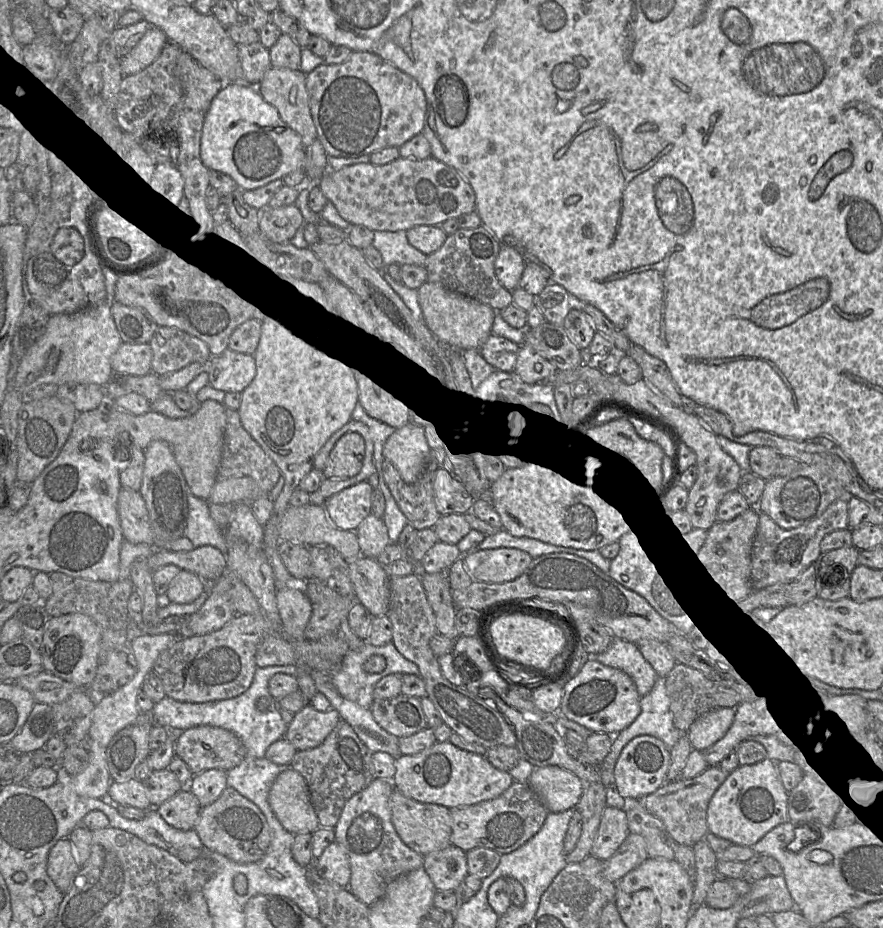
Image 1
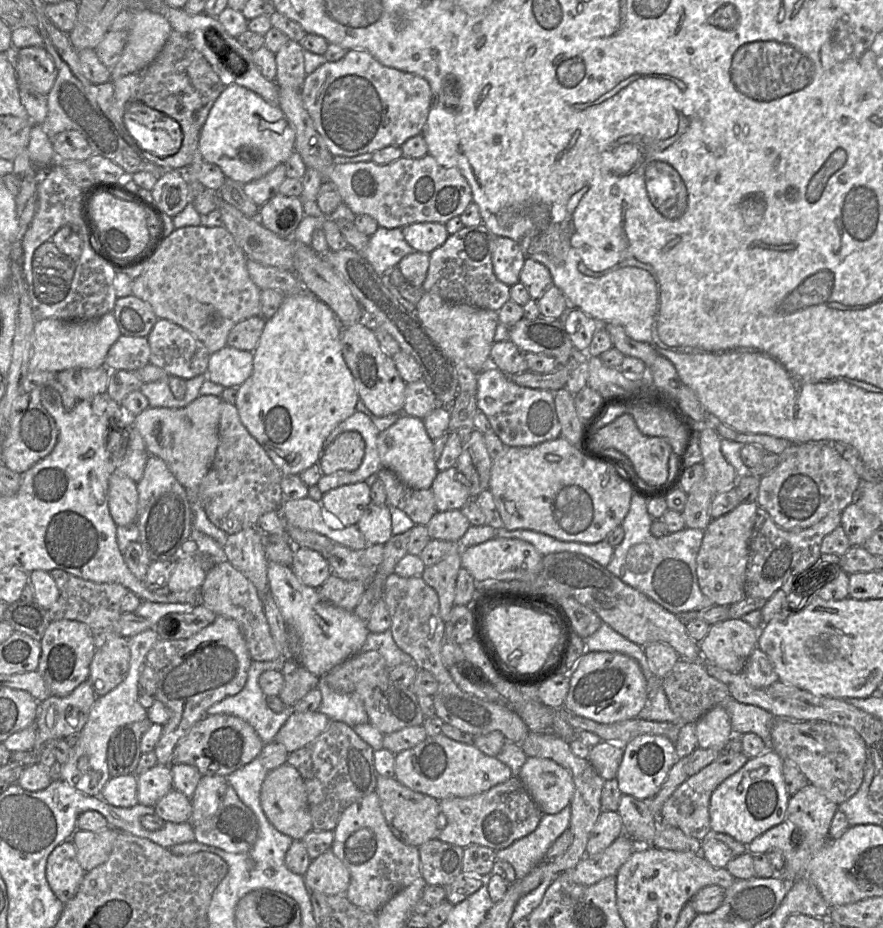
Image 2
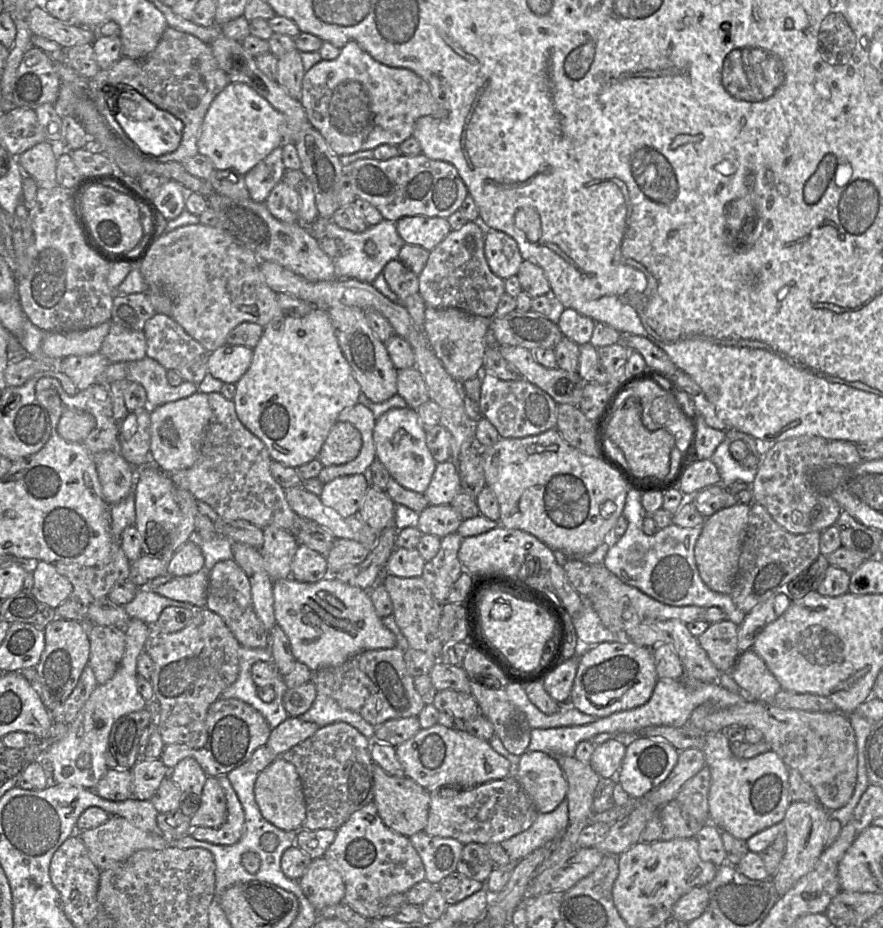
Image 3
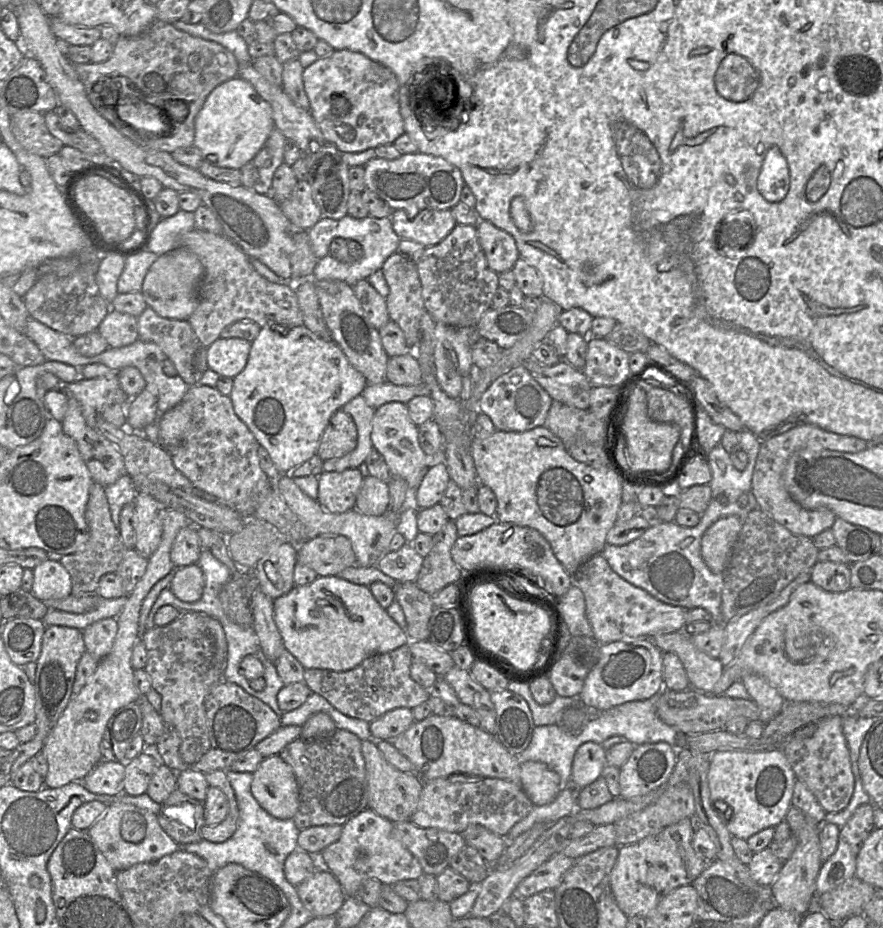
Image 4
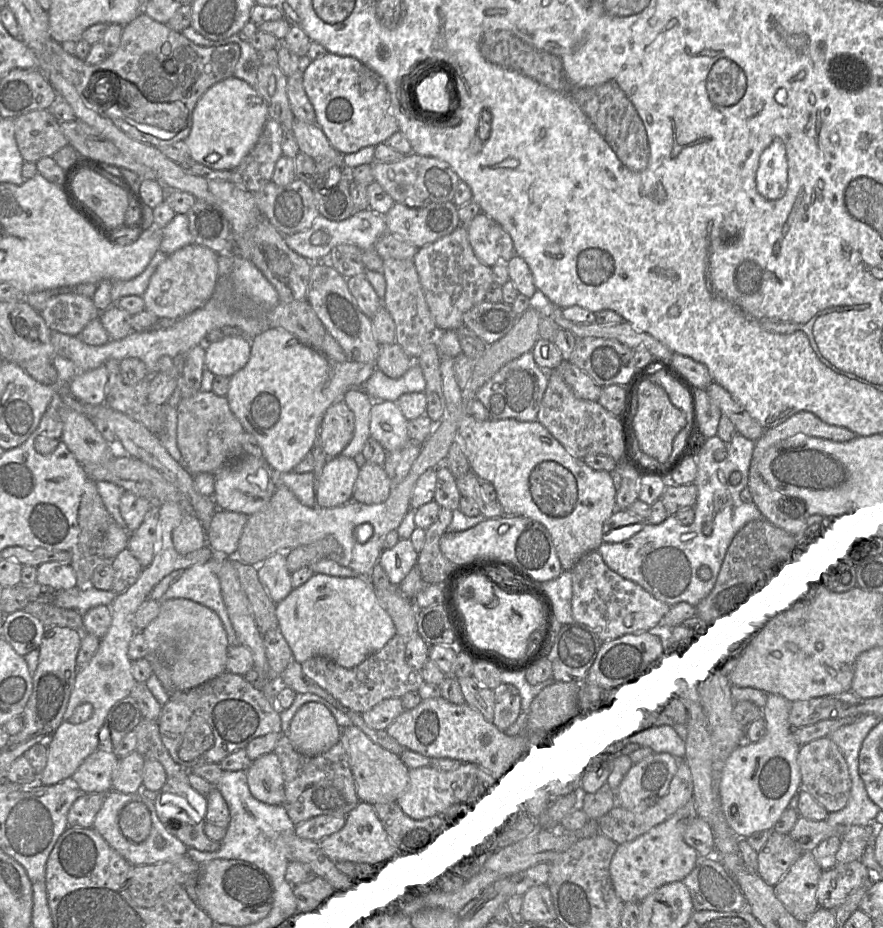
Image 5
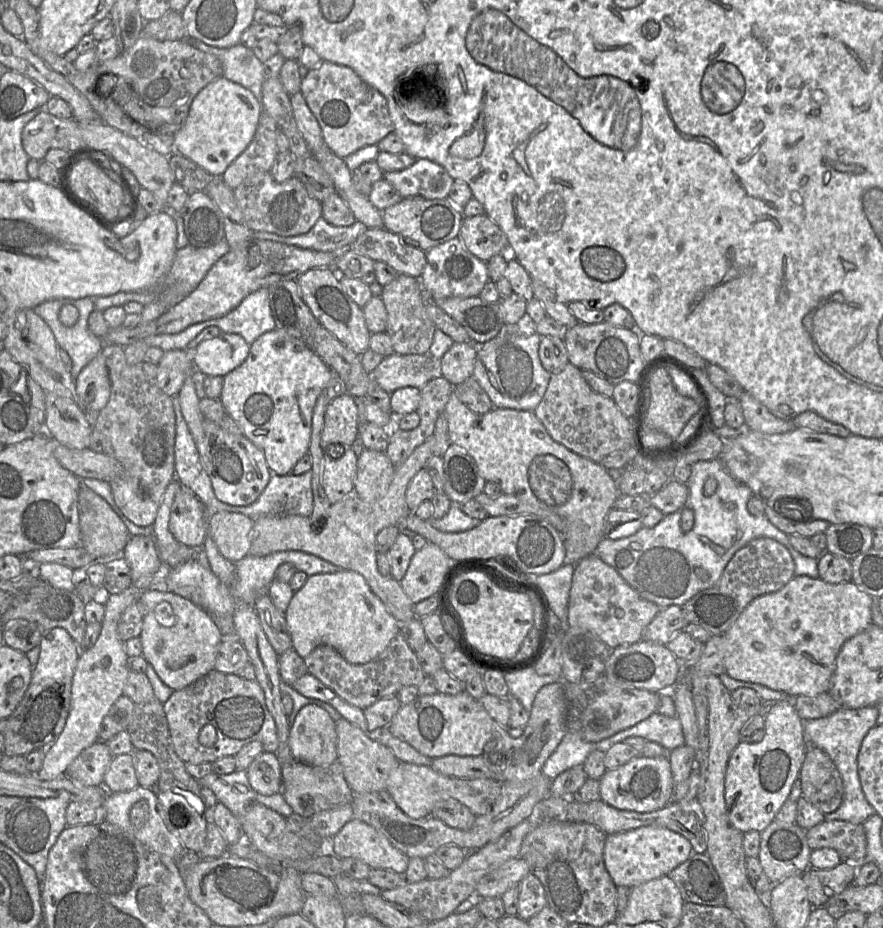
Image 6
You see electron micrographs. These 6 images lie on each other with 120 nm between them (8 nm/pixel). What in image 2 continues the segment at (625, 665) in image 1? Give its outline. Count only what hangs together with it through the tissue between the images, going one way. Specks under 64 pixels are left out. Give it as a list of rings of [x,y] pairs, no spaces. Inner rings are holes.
[[[602,623],[599,629],[591,636],[585,639],[586,651],[606,651],[606,652],[618,652],[627,656],[630,656],[637,660],[642,673],[648,684],[649,697],[651,693],[662,687],[662,679],[659,678],[650,668],[647,657],[644,654],[642,646],[628,640],[620,633],[611,628],[608,624]]]

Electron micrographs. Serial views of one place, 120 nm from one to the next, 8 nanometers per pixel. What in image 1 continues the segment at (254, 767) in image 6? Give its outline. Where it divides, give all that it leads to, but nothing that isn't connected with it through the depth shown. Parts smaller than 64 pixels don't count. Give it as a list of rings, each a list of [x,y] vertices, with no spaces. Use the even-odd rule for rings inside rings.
[[[292,767],[277,776],[268,801],[281,825],[290,833],[313,833],[320,827],[309,787],[304,777]]]

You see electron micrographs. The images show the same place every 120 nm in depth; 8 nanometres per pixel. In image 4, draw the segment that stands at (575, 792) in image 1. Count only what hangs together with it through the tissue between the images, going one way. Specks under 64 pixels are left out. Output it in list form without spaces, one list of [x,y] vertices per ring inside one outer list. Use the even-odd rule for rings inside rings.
[[[537,761],[521,763],[519,784],[534,806],[551,803],[561,791],[559,774]]]

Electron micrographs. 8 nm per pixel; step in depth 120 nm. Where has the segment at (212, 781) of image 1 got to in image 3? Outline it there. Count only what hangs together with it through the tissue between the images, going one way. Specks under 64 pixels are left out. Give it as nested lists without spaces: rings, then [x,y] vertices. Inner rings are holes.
[[[208,777],[201,794],[200,807],[192,816],[191,828],[219,828],[227,819],[227,801],[217,778]]]

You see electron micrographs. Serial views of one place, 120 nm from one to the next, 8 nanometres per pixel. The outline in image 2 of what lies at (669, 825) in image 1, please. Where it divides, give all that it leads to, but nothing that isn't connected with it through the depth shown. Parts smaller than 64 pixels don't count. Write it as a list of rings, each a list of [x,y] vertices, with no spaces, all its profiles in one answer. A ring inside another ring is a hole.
[[[742,753],[721,754],[716,760],[689,776],[665,801],[659,813],[662,822],[682,830],[687,836],[703,841],[712,834],[710,828],[710,798],[714,790],[727,778],[739,771],[748,761]]]

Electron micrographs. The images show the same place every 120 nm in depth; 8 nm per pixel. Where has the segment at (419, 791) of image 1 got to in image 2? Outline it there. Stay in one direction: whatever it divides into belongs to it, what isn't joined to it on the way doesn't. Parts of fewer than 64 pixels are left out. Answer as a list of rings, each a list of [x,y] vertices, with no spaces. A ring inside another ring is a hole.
[[[443,733],[428,736],[413,748],[398,753],[395,759],[395,778],[401,784],[438,801],[478,795],[512,777],[510,767],[497,757],[484,754],[474,744],[452,740]]]

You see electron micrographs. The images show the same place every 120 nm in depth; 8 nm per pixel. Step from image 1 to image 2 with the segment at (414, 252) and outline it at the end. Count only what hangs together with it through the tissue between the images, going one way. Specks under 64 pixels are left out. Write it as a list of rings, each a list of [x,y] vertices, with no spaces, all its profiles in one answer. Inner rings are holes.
[[[379,226],[370,236],[368,245],[357,252],[361,253],[379,276],[382,276],[389,274],[403,257],[415,250],[406,242],[402,228]]]

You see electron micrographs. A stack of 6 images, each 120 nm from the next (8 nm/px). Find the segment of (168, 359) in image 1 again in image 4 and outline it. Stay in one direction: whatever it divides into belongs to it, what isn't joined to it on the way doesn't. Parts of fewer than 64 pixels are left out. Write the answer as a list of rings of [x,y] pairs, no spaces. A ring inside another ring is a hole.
[[[147,307],[137,317],[139,339],[144,342],[157,344],[171,360],[178,371],[178,375],[189,385],[197,385],[200,372],[195,367],[195,358],[201,347],[198,337],[187,320],[169,319],[159,316],[153,309]]]

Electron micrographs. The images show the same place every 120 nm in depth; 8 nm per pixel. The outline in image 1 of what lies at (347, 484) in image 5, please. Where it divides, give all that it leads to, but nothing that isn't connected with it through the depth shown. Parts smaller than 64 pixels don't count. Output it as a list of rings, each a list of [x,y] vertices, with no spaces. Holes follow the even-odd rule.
[[[366,480],[327,498],[323,508],[329,522],[345,531],[357,531],[363,520],[372,513],[373,491]]]

